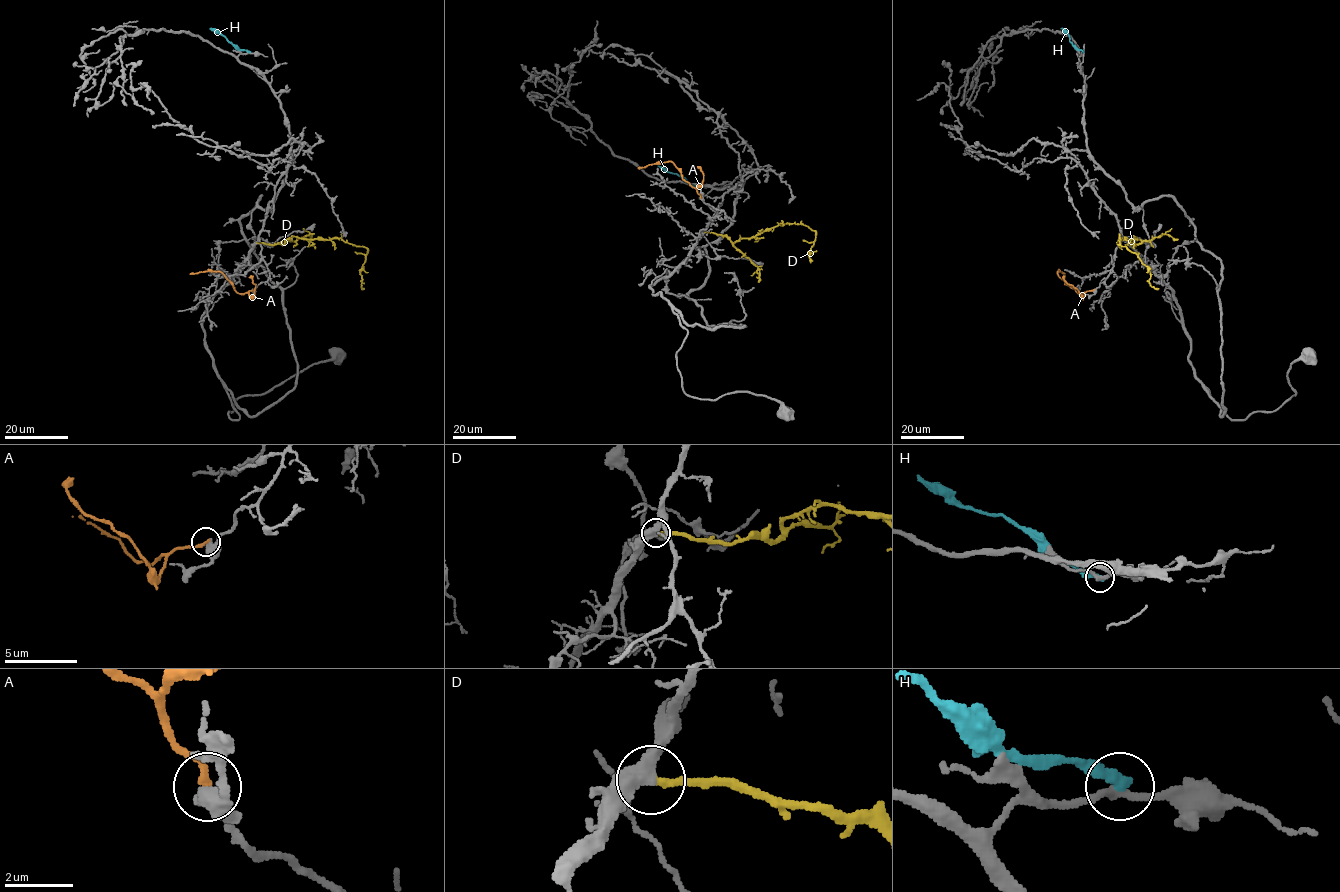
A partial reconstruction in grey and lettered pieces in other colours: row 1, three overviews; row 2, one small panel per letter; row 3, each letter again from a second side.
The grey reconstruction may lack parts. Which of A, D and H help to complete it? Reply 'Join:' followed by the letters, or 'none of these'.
Join: D

